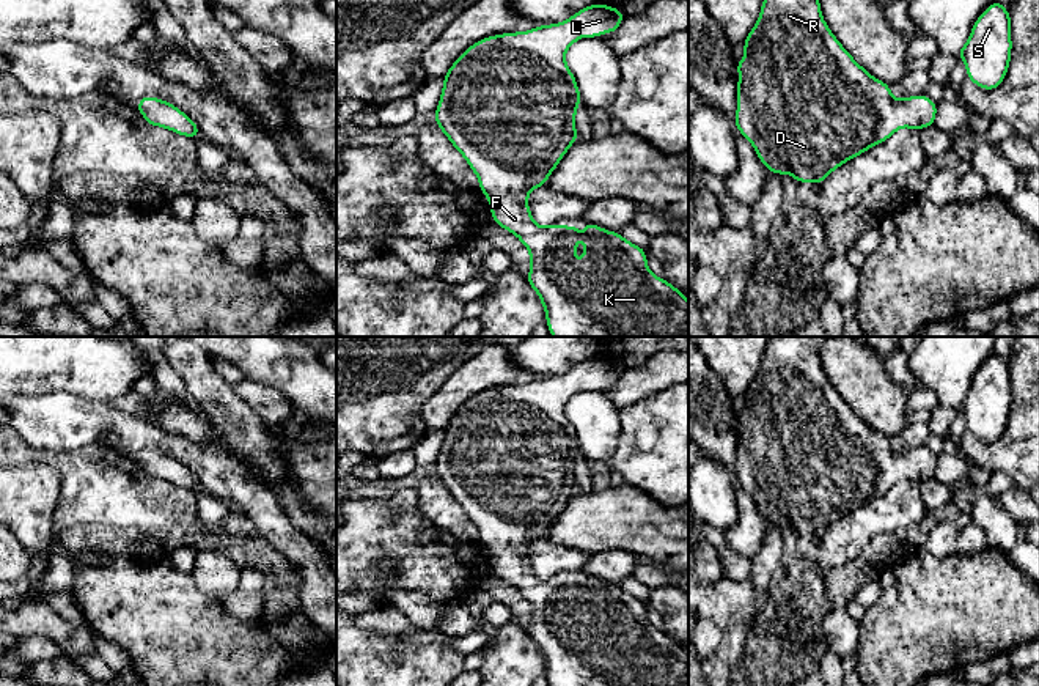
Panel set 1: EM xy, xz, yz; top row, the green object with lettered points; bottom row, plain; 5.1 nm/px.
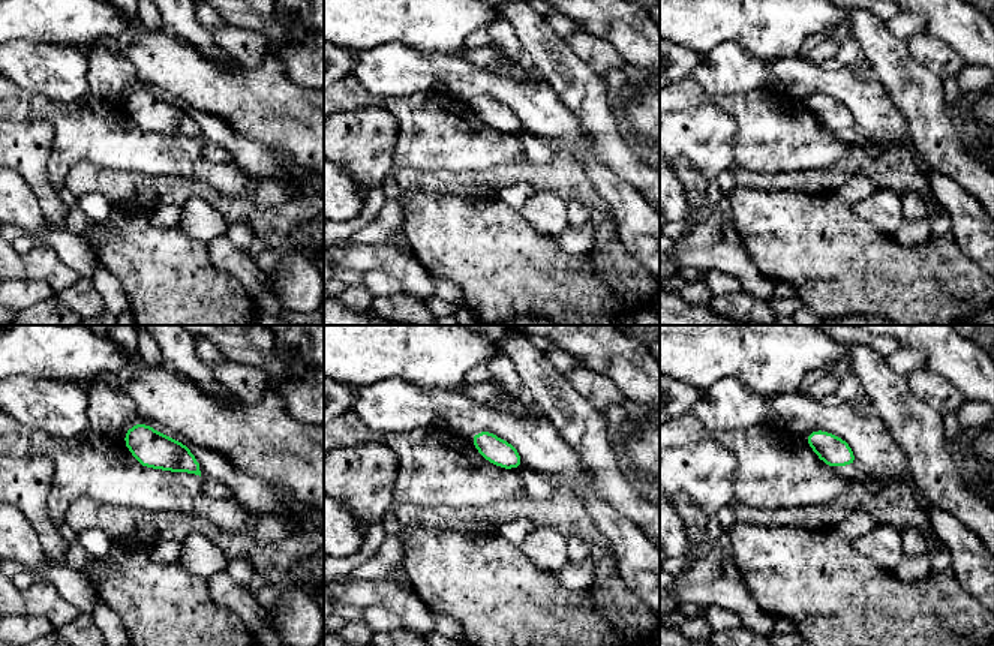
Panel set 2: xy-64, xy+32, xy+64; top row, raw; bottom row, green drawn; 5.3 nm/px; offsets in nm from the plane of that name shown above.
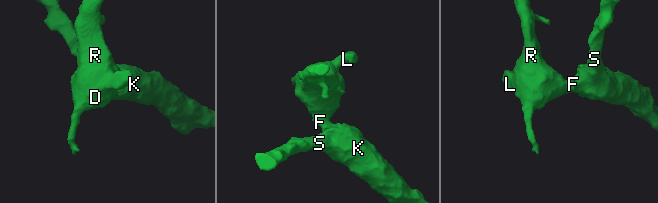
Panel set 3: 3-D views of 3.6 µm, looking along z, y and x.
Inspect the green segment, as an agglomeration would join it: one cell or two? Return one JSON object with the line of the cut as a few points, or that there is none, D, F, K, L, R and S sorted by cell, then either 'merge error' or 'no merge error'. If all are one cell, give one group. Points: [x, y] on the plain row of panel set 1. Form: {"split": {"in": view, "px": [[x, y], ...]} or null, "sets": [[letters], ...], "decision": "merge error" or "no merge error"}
{"split": null, "sets": [["D", "F", "K", "L", "R", "S"]], "decision": "no merge error"}

